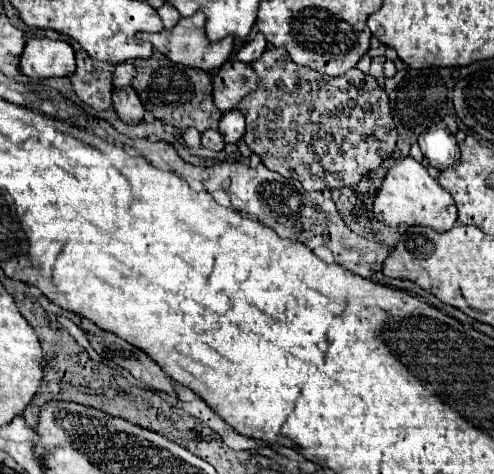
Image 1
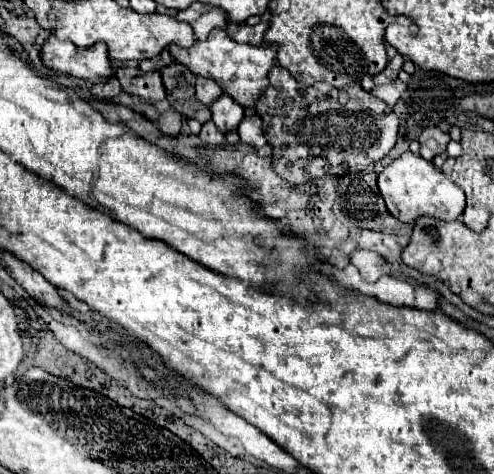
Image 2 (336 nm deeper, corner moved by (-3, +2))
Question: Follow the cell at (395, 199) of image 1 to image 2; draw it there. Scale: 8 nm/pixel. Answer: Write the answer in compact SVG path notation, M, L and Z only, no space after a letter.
M405 152L395 158L377 178L377 186L387 204L387 210L399 222L413 222L421 216L431 216L439 220L457 220L465 210L465 194L463 190L445 178L445 174L435 168L431 162L421 158L419 154Z

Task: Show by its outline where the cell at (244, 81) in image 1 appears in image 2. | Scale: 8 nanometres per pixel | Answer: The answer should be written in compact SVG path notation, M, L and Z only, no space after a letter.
M197 76L197 98L205 104L205 106L211 106L219 96L223 94L223 90L209 78L203 78L203 76Z

